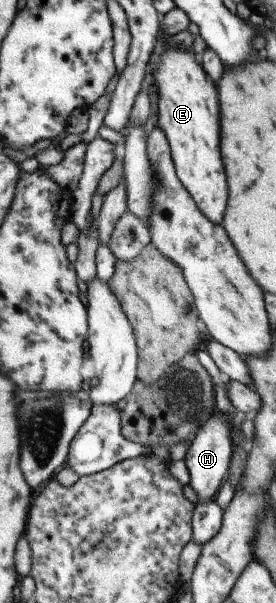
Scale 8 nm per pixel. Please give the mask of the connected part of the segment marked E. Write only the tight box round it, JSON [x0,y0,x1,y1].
[146,26,227,224]

